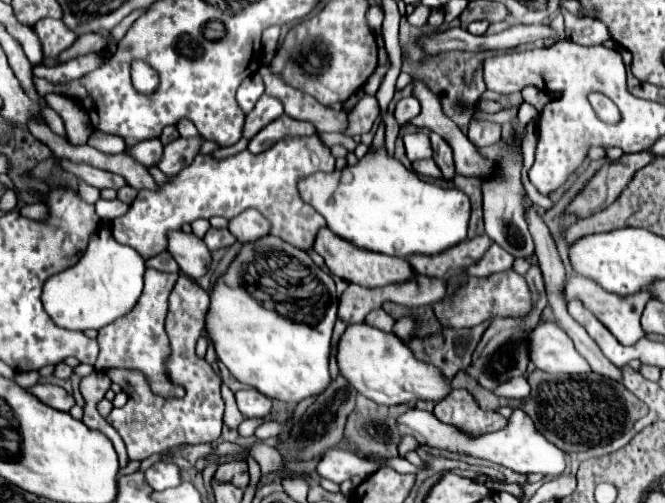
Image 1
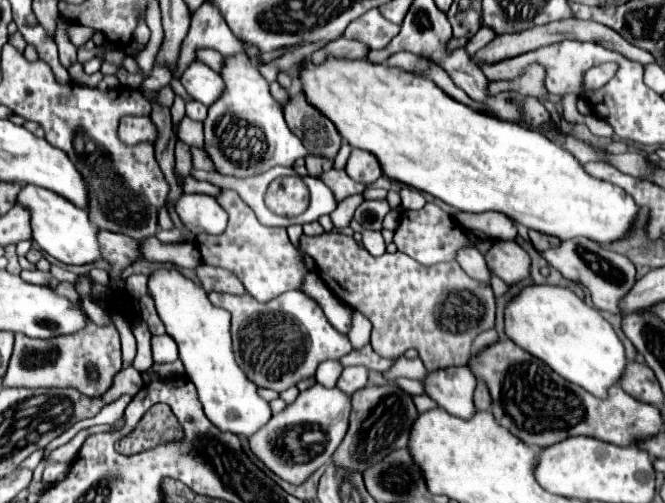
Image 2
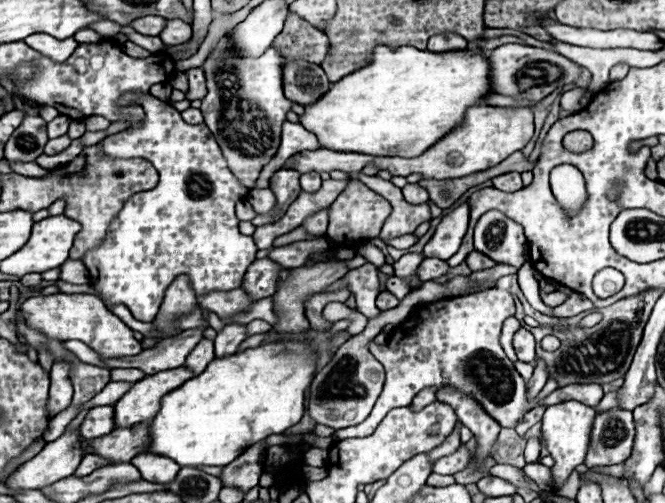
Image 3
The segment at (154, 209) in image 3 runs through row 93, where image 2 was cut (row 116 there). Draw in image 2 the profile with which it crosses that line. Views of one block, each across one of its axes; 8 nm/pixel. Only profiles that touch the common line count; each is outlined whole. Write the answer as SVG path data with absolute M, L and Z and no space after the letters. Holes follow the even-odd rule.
M128 116L120 124L120 138L126 144L138 144L142 140L154 140L156 128L150 118L144 116Z

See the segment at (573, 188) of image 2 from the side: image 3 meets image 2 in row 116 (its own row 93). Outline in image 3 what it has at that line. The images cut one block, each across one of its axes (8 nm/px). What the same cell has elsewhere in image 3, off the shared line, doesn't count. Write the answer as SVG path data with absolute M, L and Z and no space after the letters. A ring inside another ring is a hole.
M378 46L372 52L372 60L364 68L352 72L352 76L344 76L344 80L336 82L320 102L308 106L306 114L300 116L300 124L318 136L322 148L338 152L364 152L372 156L414 158L458 128L470 106L482 106L484 98L494 94L490 88L490 70L488 56L482 50L428 52L414 46Z

